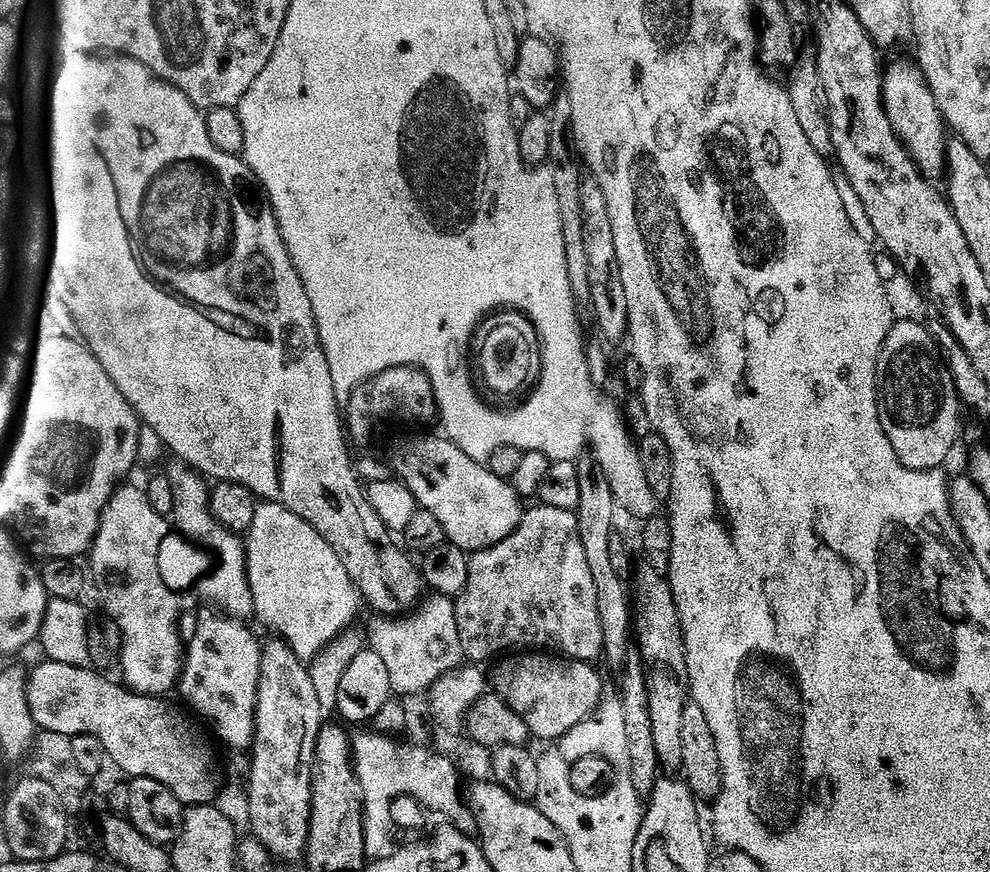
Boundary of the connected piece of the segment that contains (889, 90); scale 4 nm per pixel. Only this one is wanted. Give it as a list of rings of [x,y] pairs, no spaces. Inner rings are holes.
[[[915,63],[887,65],[882,76],[884,109],[890,118],[893,130],[904,142],[909,156],[916,161],[916,167],[923,175],[936,178],[946,168],[946,133],[944,117],[936,104],[928,79]]]

